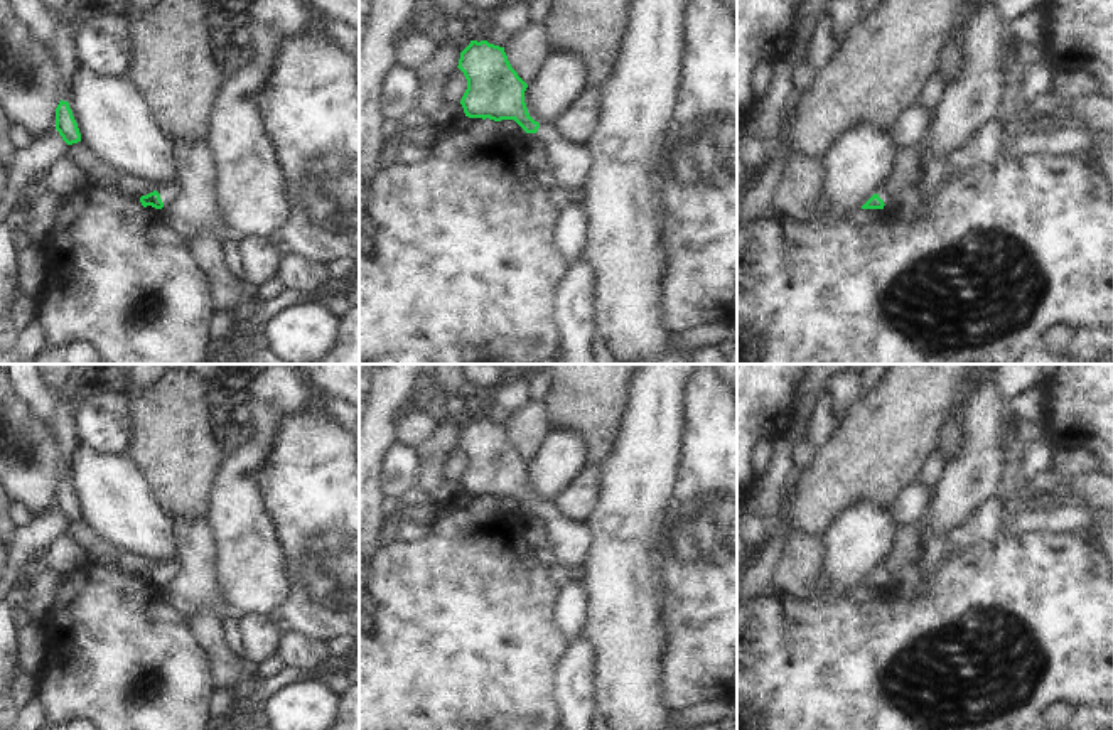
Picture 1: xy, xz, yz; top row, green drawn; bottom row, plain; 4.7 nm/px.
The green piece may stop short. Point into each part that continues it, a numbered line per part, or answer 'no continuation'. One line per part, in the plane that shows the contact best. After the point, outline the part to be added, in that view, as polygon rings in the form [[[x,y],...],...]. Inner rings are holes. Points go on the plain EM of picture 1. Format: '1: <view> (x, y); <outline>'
1: xy (169, 570); [[[167,563],[162,568],[159,568],[159,572],[160,572],[164,583],[169,583],[172,577],[177,573],[177,563]]]

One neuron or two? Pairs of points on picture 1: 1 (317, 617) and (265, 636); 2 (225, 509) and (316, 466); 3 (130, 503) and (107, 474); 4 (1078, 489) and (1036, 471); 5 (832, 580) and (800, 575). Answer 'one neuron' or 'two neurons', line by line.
1: two neurons
2: two neurons
3: one neuron
4: two neurons
5: two neurons

